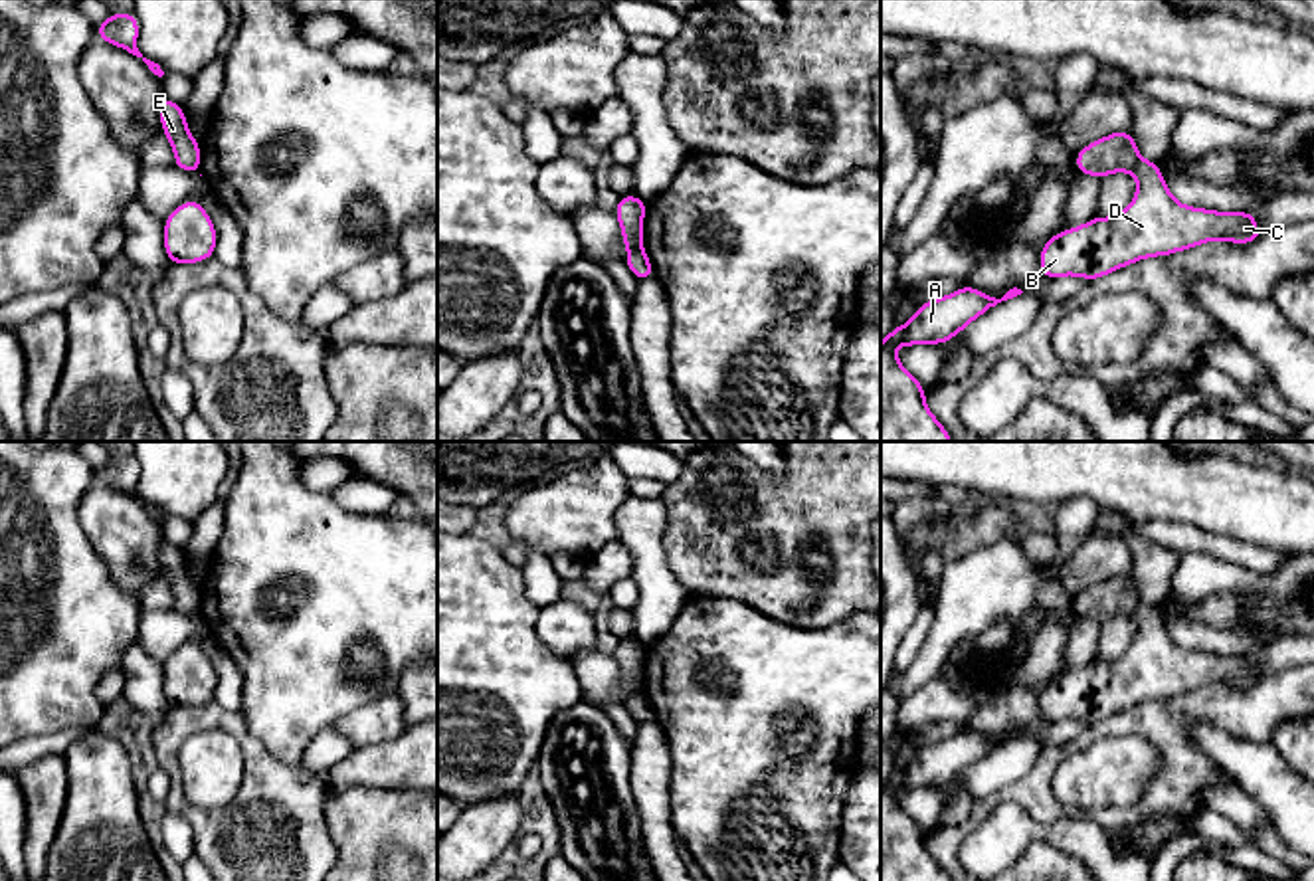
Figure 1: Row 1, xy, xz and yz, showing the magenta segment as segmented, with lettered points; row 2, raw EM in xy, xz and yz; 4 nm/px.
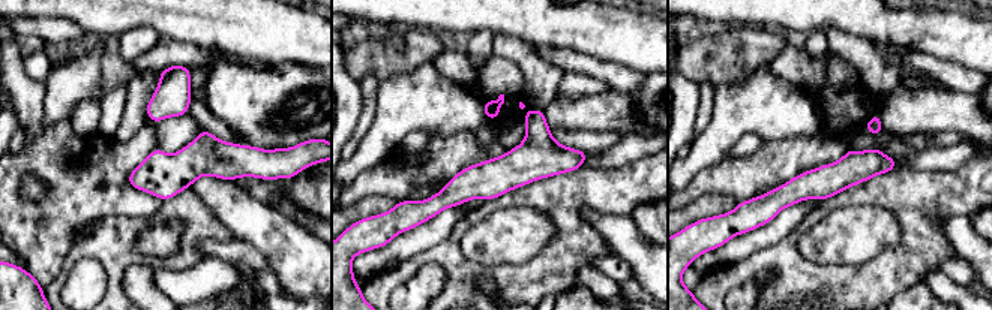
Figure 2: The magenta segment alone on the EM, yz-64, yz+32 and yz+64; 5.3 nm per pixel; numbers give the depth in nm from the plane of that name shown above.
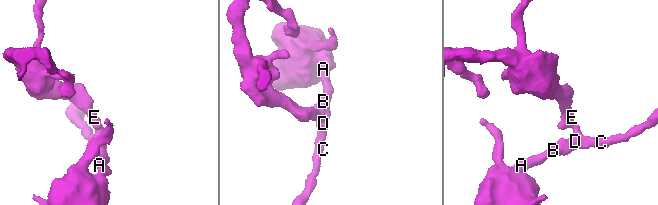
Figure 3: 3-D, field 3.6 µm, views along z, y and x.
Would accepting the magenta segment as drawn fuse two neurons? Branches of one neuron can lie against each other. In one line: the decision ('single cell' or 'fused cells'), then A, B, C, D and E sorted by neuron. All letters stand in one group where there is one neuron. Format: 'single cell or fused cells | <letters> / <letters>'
fused cells | A B C D / E

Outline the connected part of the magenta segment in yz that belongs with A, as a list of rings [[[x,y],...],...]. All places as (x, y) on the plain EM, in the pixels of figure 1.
[[[976,731],[920,746],[910,764],[892,770],[881,786],[881,881],[952,881],[924,845],[922,830],[898,804],[894,788],[946,788],[972,764],[1023,734],[1013,731],[995,742]]]

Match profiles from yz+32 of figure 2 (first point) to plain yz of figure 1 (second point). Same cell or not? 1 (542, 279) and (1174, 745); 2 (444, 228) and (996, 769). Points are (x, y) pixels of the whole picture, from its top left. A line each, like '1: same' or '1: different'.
1: same
2: same

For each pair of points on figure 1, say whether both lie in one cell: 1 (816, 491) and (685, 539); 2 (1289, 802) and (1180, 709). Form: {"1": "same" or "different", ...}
{"1": "same", "2": "different"}

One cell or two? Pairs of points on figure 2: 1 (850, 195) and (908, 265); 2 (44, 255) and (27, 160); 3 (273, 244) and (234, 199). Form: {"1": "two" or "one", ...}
{"1": "one", "2": "one", "3": "one"}

